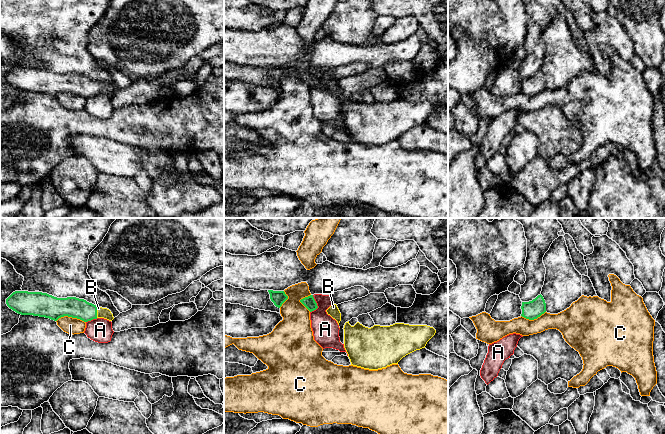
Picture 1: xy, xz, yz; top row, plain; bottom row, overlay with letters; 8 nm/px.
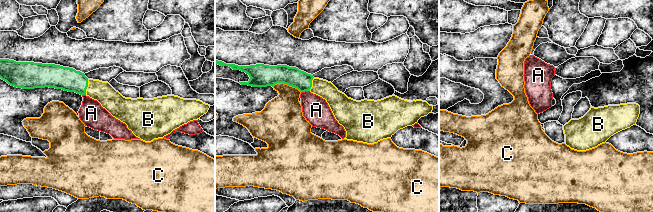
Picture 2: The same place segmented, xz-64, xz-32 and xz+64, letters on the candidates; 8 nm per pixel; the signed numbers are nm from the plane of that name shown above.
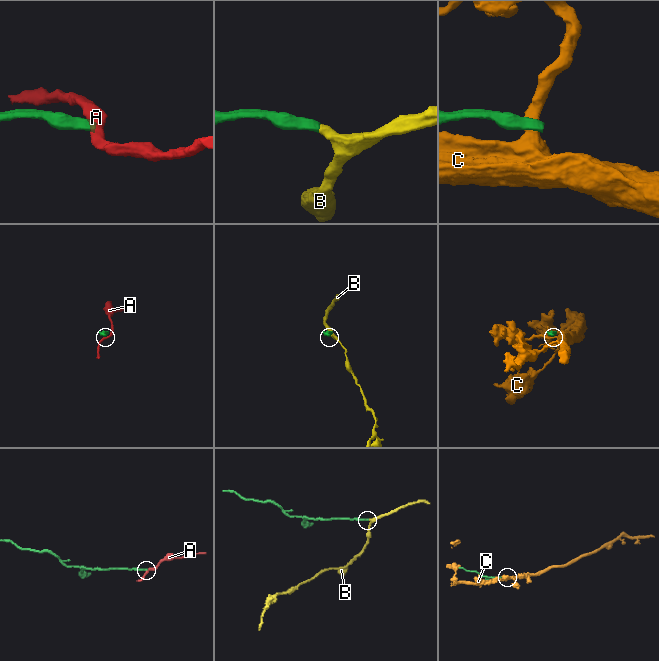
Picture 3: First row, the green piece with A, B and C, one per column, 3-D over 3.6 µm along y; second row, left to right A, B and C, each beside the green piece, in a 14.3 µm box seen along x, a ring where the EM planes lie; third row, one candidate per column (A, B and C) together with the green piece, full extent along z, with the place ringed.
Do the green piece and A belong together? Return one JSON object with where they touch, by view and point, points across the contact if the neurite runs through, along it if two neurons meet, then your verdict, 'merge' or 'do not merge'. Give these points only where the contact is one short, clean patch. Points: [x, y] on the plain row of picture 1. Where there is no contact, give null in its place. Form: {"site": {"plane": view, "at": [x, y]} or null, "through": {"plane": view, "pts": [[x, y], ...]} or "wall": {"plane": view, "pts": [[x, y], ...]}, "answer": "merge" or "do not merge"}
{"site": {"plane": "xz", "at": [316, 81]}, "wall": {"plane": "xz", "pts": [[312, 71], [317, 83], [310, 88]]}, "answer": "do not merge"}

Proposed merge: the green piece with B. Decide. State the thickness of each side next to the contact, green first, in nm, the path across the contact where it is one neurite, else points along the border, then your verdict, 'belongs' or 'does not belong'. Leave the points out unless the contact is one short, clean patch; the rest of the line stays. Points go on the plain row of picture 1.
160 nm thick on the green side, 90 nm on the other; runs through xy (73, 83), (96, 88), (105, 89); belongs

